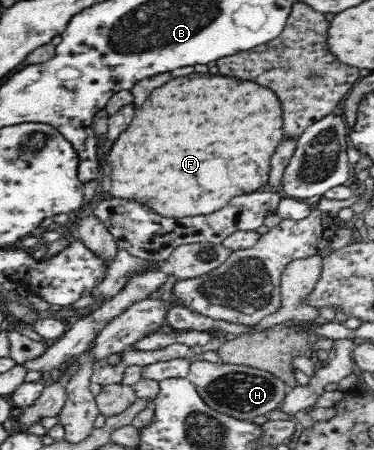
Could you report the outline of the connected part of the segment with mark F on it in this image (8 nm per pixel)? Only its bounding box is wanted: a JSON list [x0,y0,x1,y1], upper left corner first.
[101,73,283,217]

